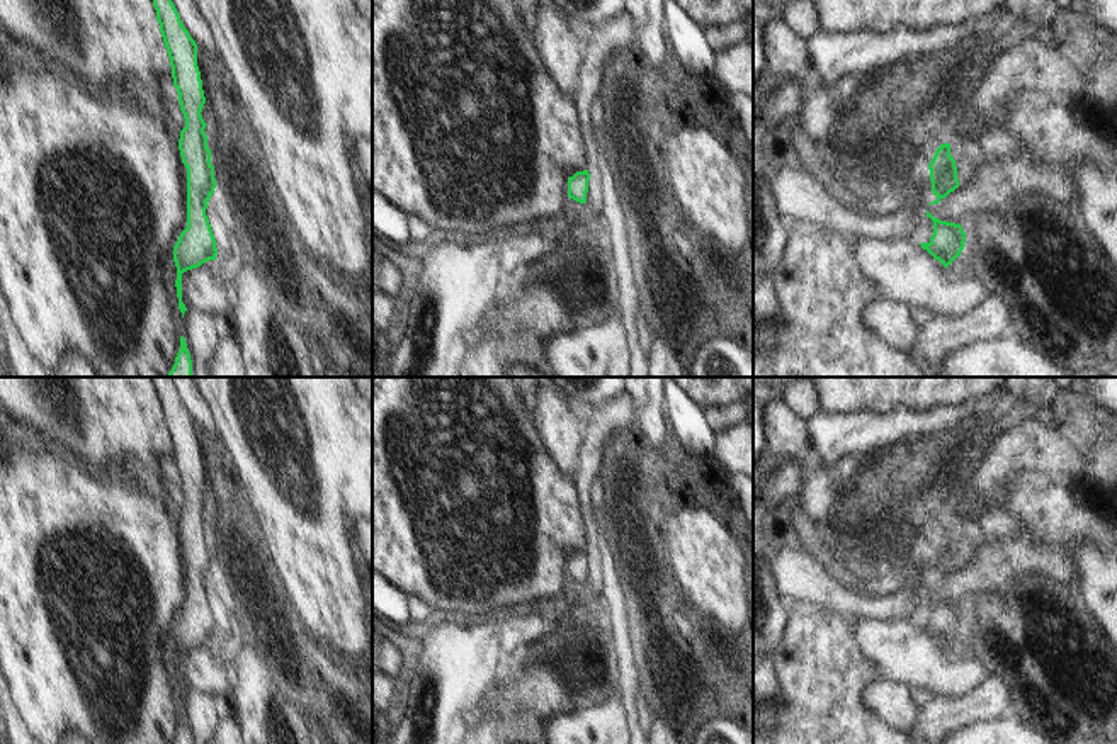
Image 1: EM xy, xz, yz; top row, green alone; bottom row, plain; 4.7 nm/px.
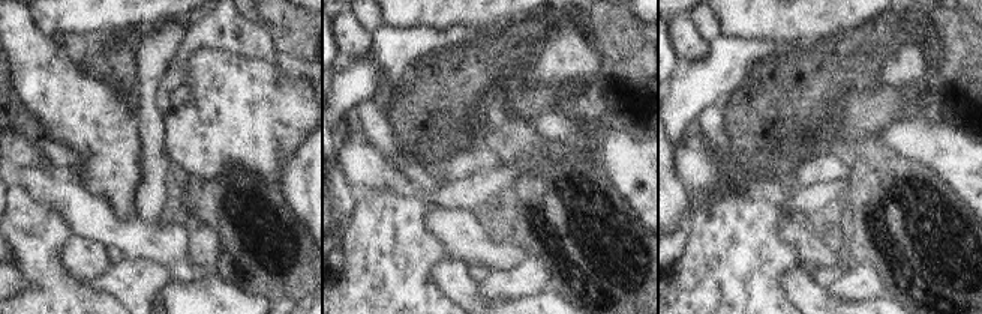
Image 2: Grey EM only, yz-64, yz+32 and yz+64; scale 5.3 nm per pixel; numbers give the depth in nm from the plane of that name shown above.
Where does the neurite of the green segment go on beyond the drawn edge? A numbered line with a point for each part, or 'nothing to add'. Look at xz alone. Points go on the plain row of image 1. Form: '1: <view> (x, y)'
nothing to add

